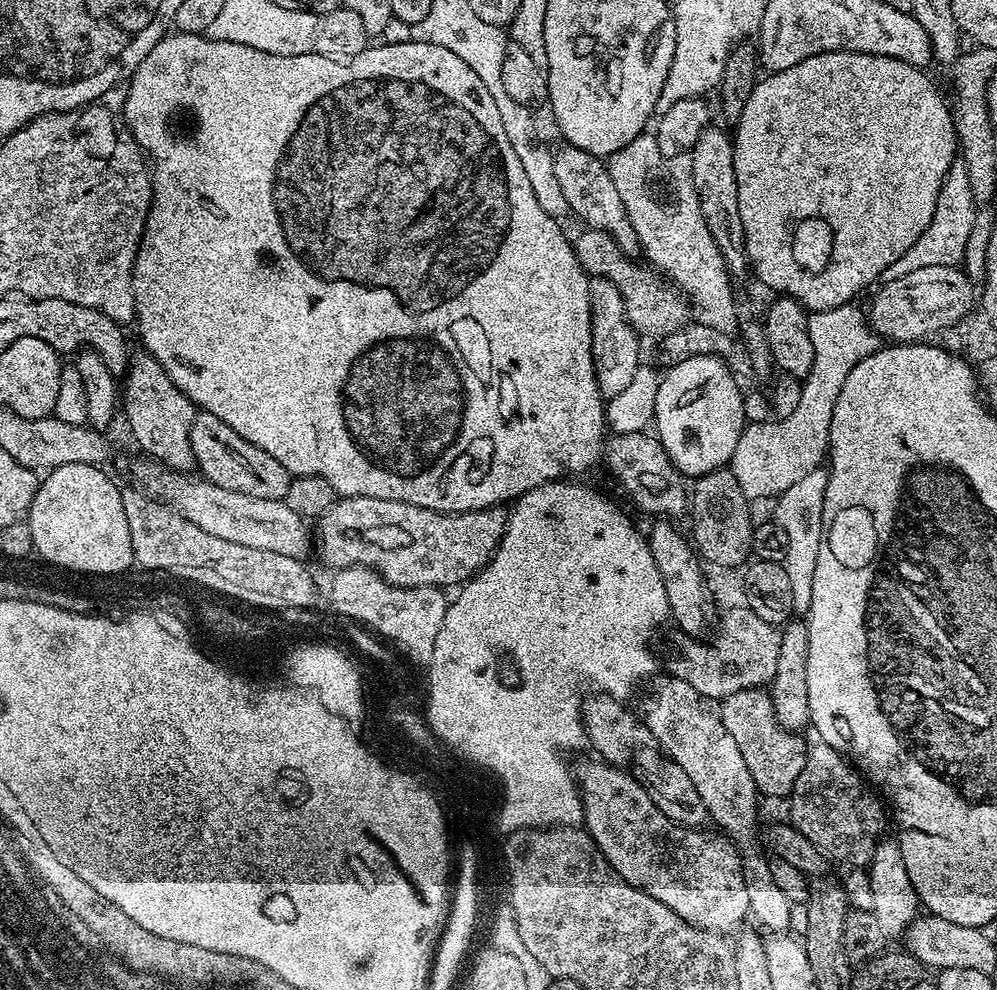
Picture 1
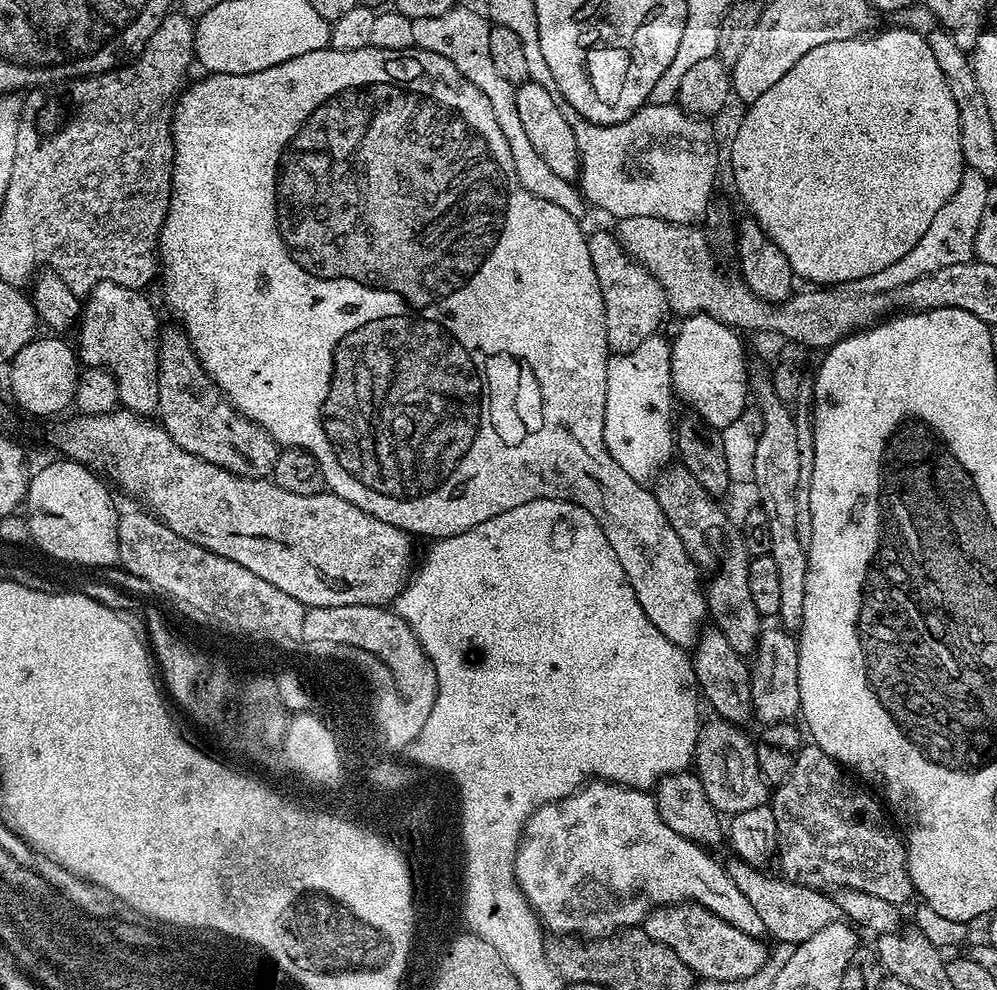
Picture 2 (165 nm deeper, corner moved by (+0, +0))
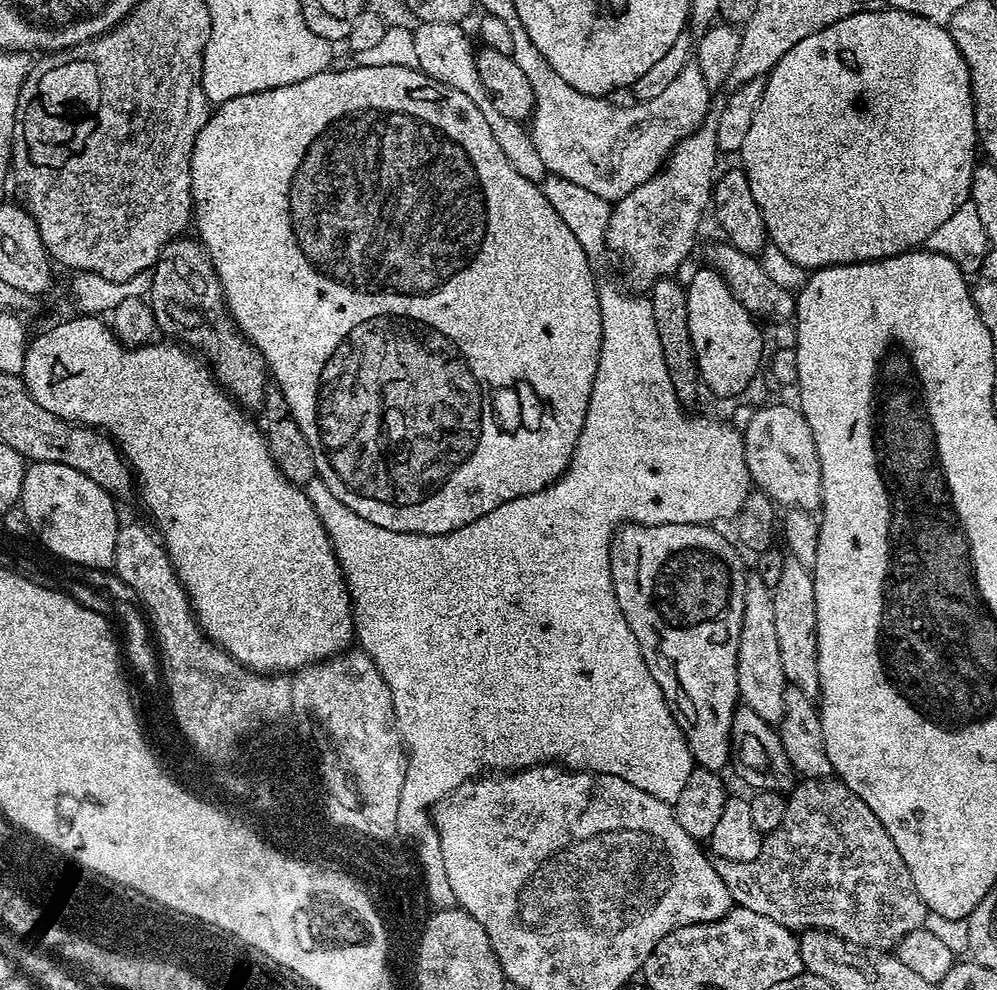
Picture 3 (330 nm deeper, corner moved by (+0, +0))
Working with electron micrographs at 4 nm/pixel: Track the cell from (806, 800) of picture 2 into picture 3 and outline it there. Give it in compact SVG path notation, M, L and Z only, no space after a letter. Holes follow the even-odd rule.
M835 778L803 779L787 795L786 802L787 806L782 822L778 824L776 830L765 835L758 858L754 858L750 862L734 862L717 856L712 860L714 870L720 875L722 882L726 884L726 890L730 890L730 898L735 907L754 910L754 914L762 914L784 928L793 930L819 928L822 932L830 932L833 936L839 936L840 939L847 940L849 944L859 946L864 950L869 950L868 948L876 948L872 950L895 949L904 936L916 928L924 927L926 909L914 886L914 878L910 878L910 870L906 870L906 862L902 862L902 854L898 854L898 846L894 846L890 834L886 834L882 822L878 822L878 818L872 813L870 806L866 806L866 802L862 802L852 790Z

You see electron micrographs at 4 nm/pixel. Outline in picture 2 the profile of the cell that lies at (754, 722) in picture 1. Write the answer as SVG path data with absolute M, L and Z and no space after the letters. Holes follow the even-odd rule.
M719 718L705 721L696 739L693 765L694 774L701 782L708 800L721 815L746 813L769 803L770 790L759 773L755 741L751 741L737 725Z

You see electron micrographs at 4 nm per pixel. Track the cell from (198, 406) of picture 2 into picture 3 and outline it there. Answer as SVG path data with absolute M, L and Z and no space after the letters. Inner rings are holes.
M177 238L171 244L167 244L162 250L162 254L156 259L155 268L151 269L152 296L150 295L150 303L154 310L156 327L163 335L164 332L168 335L165 337L171 338L181 345L193 346L192 344L201 344L204 347L204 352L202 351L203 359L208 367L212 369L217 385L223 386L228 395L240 405L241 409L259 409L264 402L264 390L266 387L266 381L264 381L264 376L266 380L264 356L249 340L244 338L236 323L229 316L220 279L214 270L212 259L204 251L203 244L195 239L192 239L193 241L188 239Z

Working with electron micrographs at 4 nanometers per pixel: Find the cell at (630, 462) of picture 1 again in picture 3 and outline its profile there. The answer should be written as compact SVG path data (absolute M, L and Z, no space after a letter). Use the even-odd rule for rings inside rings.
M755 574L746 582L746 602L742 606L742 634L738 638L738 690L743 707L754 710L768 724L779 725L784 719L784 689L782 657L778 651L778 633L774 627L774 598Z

